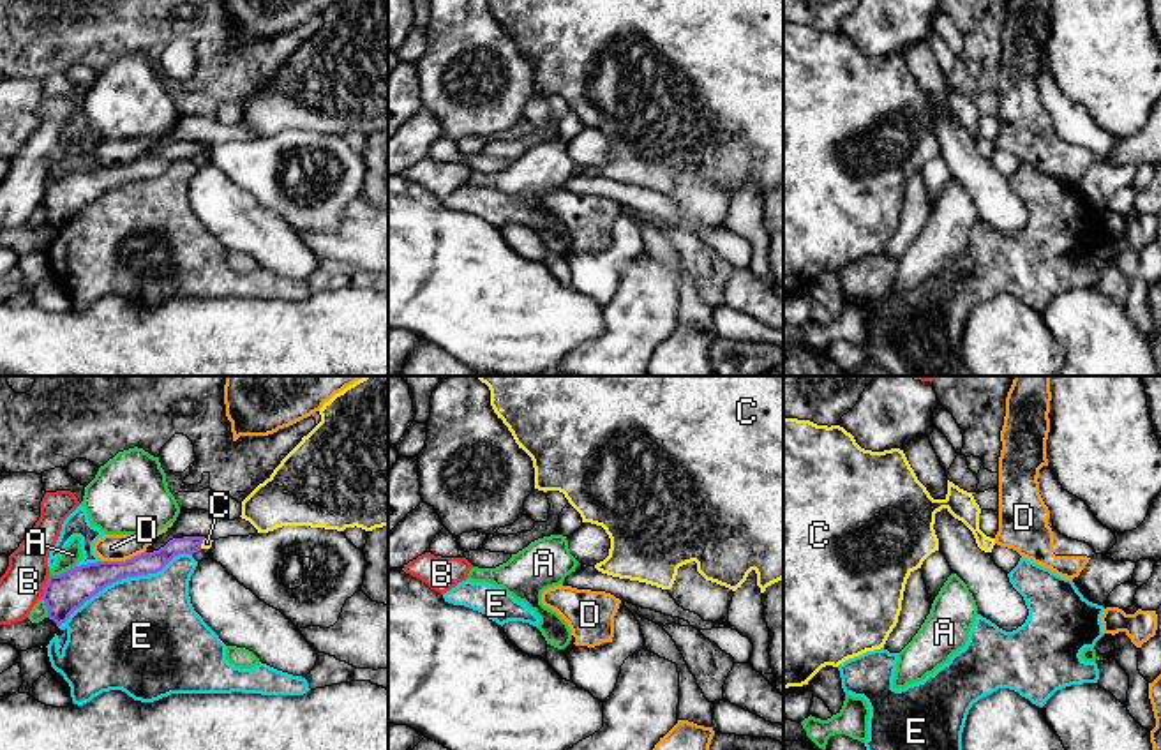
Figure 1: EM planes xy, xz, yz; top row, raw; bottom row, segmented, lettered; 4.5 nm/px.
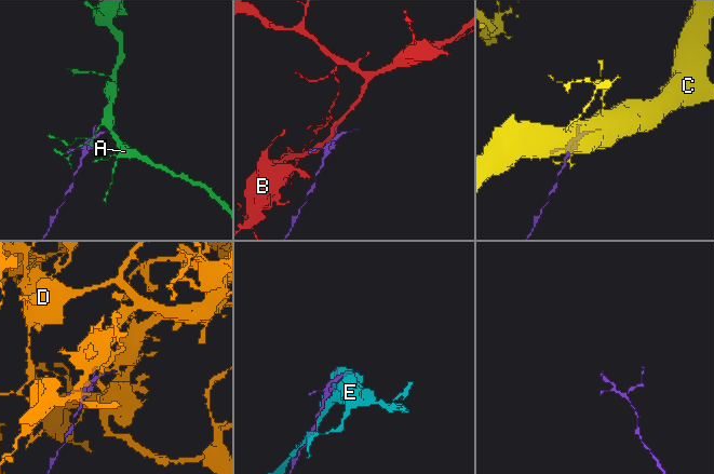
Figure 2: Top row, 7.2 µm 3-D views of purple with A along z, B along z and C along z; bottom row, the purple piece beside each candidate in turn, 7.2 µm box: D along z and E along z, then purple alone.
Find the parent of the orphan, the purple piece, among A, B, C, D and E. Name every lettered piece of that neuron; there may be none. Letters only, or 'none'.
C

